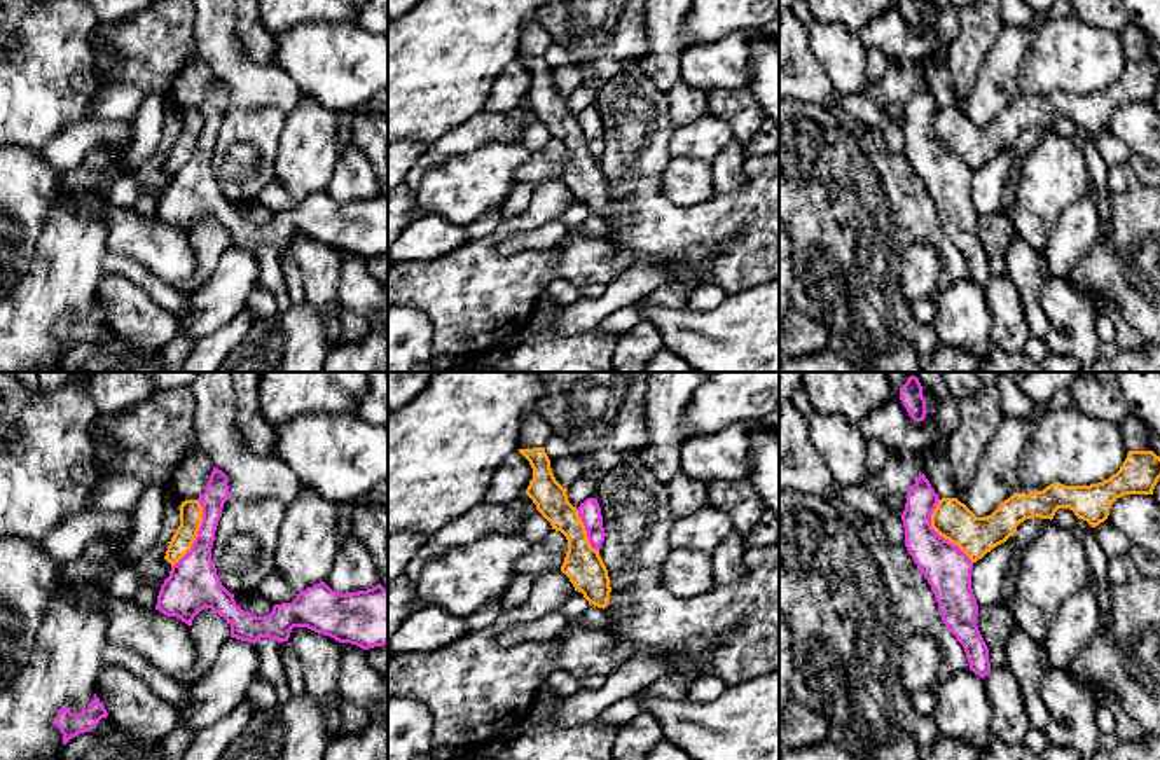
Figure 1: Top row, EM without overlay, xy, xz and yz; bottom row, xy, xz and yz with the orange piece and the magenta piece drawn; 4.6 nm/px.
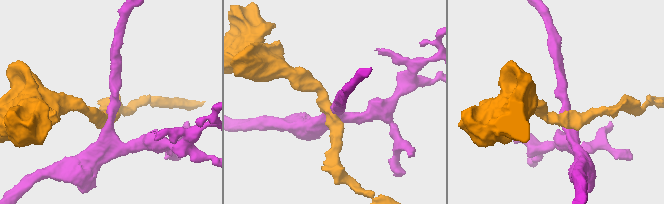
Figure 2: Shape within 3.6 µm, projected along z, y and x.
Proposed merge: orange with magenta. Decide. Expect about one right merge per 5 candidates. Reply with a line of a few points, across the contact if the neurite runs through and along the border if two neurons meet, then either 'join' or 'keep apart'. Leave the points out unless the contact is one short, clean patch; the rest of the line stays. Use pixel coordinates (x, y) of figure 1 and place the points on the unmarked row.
yz (939, 109), (932, 123), (932, 135), (972, 172) | keep apart

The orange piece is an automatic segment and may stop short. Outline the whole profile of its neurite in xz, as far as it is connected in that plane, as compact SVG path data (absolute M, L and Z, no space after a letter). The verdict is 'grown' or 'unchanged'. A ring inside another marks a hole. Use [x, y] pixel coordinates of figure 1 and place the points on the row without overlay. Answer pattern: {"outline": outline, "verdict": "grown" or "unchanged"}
{"outline": "M545 56L519 58L519 61L533 77L526 103L550 131L552 138L561 140L568 149L561 180L570 187L575 199L583 203L589 213L604 218L611 201L608 178L599 159L590 155L577 115L568 110L568 98L556 89Z", "verdict": "unchanged"}

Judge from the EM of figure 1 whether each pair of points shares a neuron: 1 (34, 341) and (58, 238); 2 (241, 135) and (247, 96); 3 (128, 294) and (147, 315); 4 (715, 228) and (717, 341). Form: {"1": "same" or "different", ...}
{"1": "same", "2": "different", "3": "same", "4": "different"}

